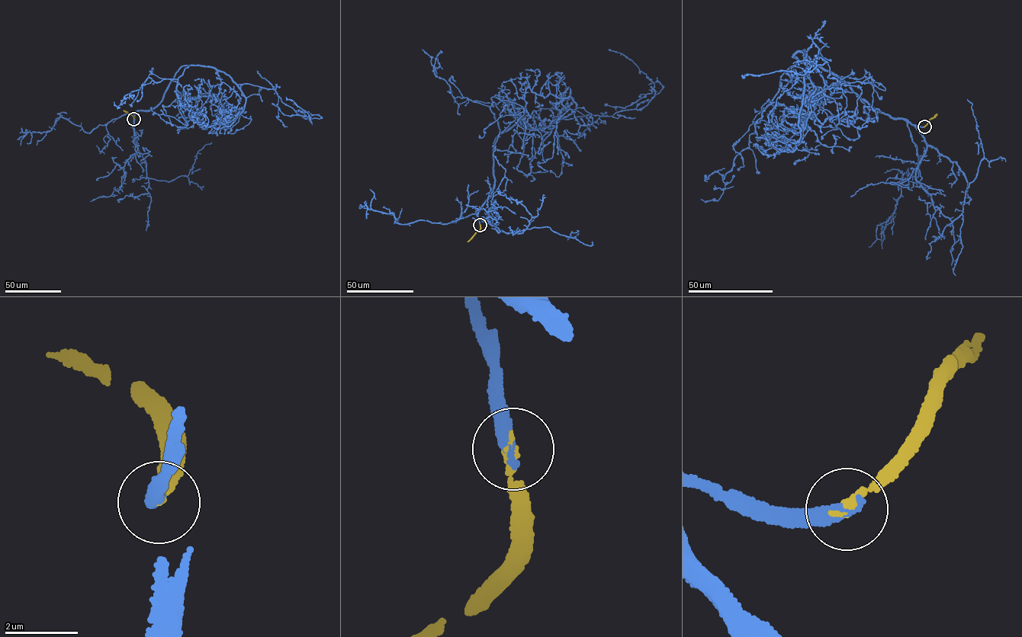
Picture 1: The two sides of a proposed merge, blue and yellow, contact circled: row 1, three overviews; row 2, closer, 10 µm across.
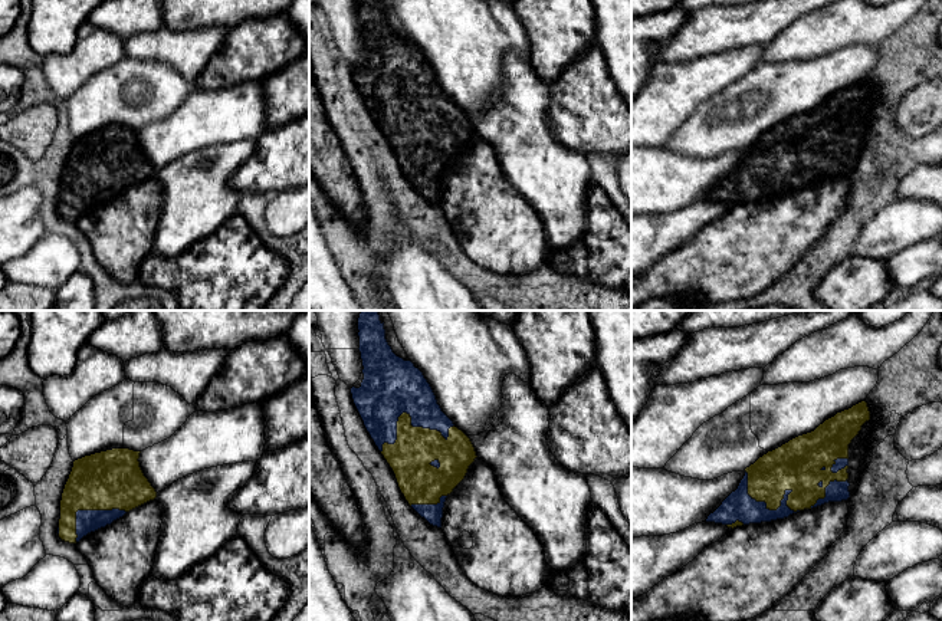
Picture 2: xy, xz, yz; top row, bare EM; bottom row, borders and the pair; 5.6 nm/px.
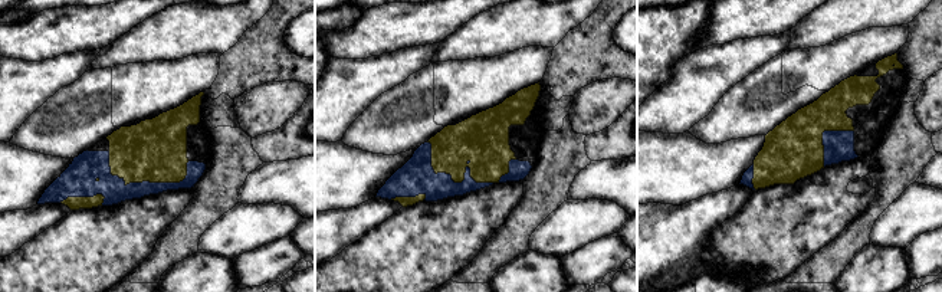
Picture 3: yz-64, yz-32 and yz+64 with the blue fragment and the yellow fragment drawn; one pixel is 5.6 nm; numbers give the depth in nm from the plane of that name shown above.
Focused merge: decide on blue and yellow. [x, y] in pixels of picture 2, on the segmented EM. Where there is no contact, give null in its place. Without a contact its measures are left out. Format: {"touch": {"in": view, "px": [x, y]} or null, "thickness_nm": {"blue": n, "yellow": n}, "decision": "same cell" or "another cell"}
{"touch": {"in": "xz", "px": [410, 416]}, "thickness_nm": {"blue": 320, "yellow": 240}, "decision": "same cell"}

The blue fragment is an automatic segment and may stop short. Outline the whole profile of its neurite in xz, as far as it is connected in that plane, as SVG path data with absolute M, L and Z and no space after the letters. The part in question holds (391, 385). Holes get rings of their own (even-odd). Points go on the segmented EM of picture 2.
M377 310L360 313L358 331L364 380L360 388L351 388L354 404L408 505L430 525L442 528L446 497L477 457L475 447L442 411L423 372L393 352Z

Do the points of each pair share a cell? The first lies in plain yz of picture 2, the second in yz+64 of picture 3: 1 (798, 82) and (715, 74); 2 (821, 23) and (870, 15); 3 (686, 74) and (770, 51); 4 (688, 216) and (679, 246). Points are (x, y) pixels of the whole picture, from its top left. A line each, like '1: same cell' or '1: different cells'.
1: different cells
2: same cell
3: same cell
4: same cell

